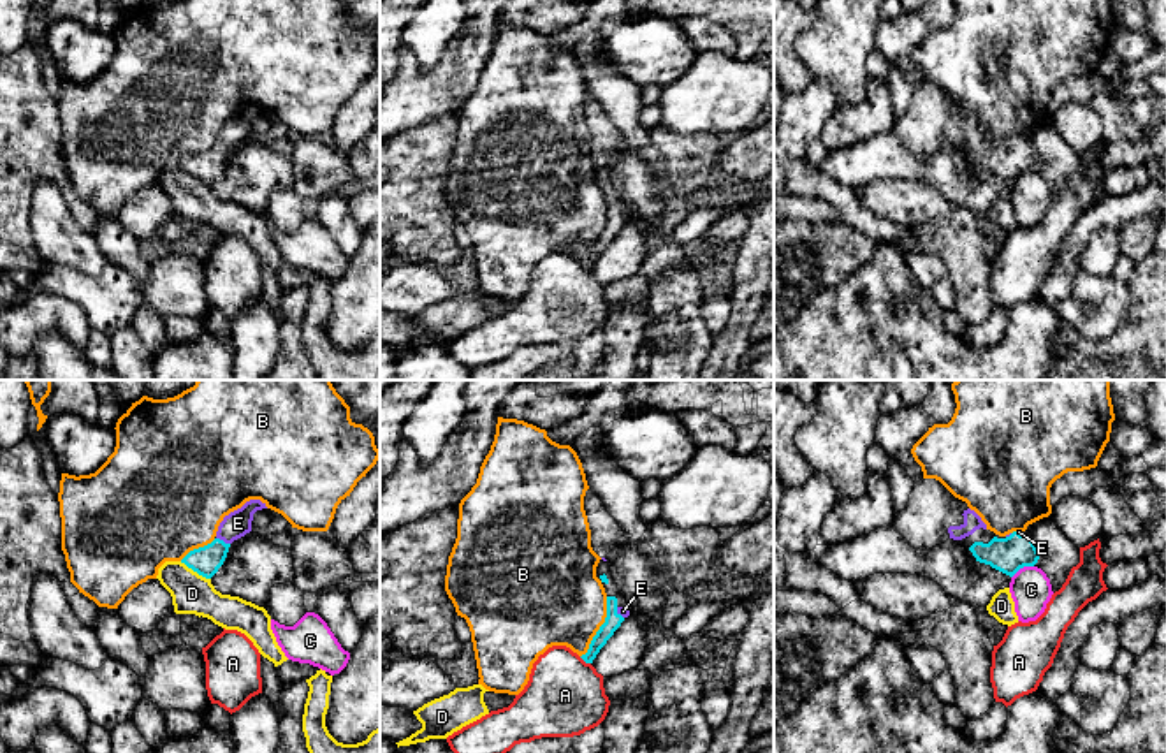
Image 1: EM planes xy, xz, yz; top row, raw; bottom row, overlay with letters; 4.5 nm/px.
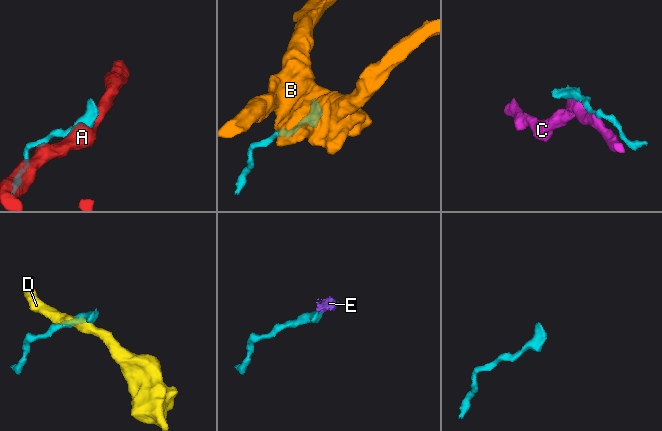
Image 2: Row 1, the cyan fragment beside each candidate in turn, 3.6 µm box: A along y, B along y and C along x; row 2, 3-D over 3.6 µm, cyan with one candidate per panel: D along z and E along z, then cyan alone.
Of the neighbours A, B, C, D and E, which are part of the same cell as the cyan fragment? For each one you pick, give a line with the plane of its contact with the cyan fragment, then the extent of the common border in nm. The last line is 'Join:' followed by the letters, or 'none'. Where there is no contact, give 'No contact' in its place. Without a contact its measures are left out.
E: Touches cyan in xy. Shared border 70 nm
Join: E

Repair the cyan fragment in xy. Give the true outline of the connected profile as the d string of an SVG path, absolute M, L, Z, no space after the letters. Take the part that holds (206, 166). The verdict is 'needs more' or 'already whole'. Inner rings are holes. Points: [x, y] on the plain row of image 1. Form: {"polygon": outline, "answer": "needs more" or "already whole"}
{"polygon": "M250 106L225 121L218 132L216 144L204 153L190 157L181 169L199 181L211 185L223 171L230 150L251 137L253 120L262 114L267 114L266 109Z", "answer": "needs more"}

